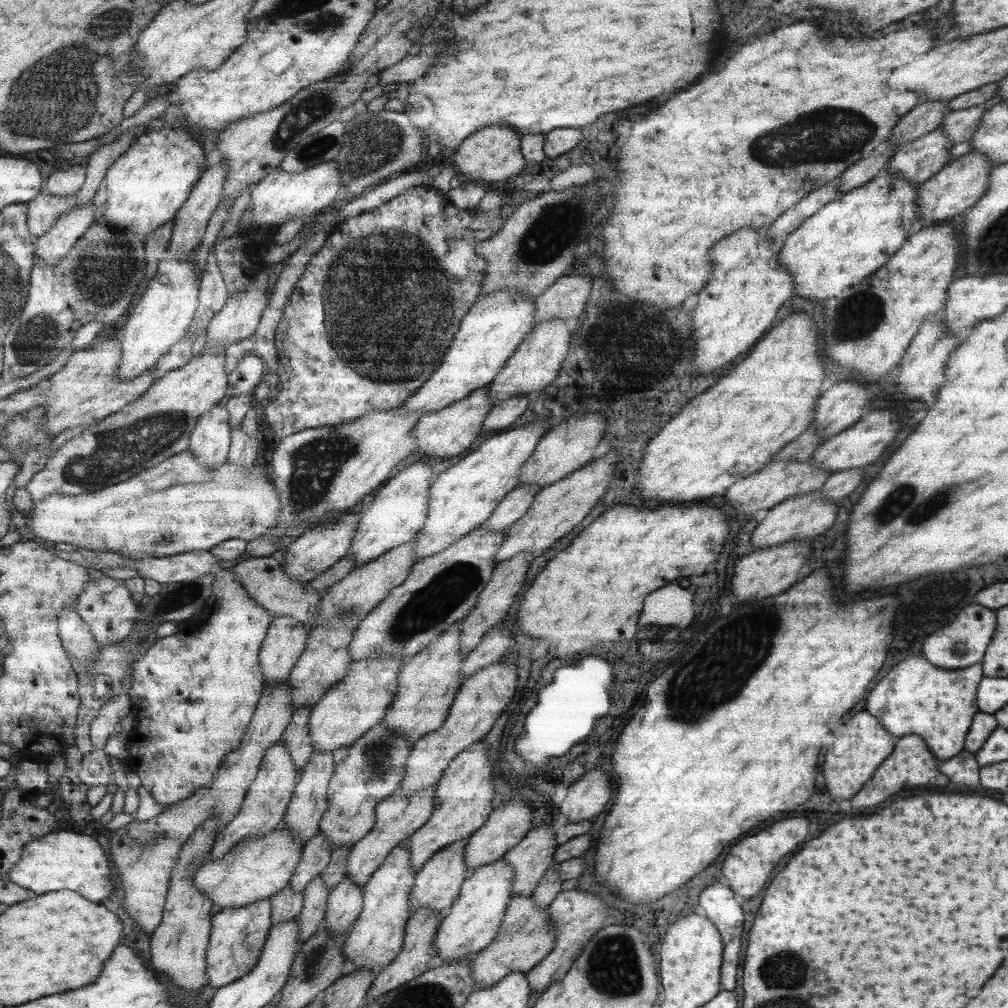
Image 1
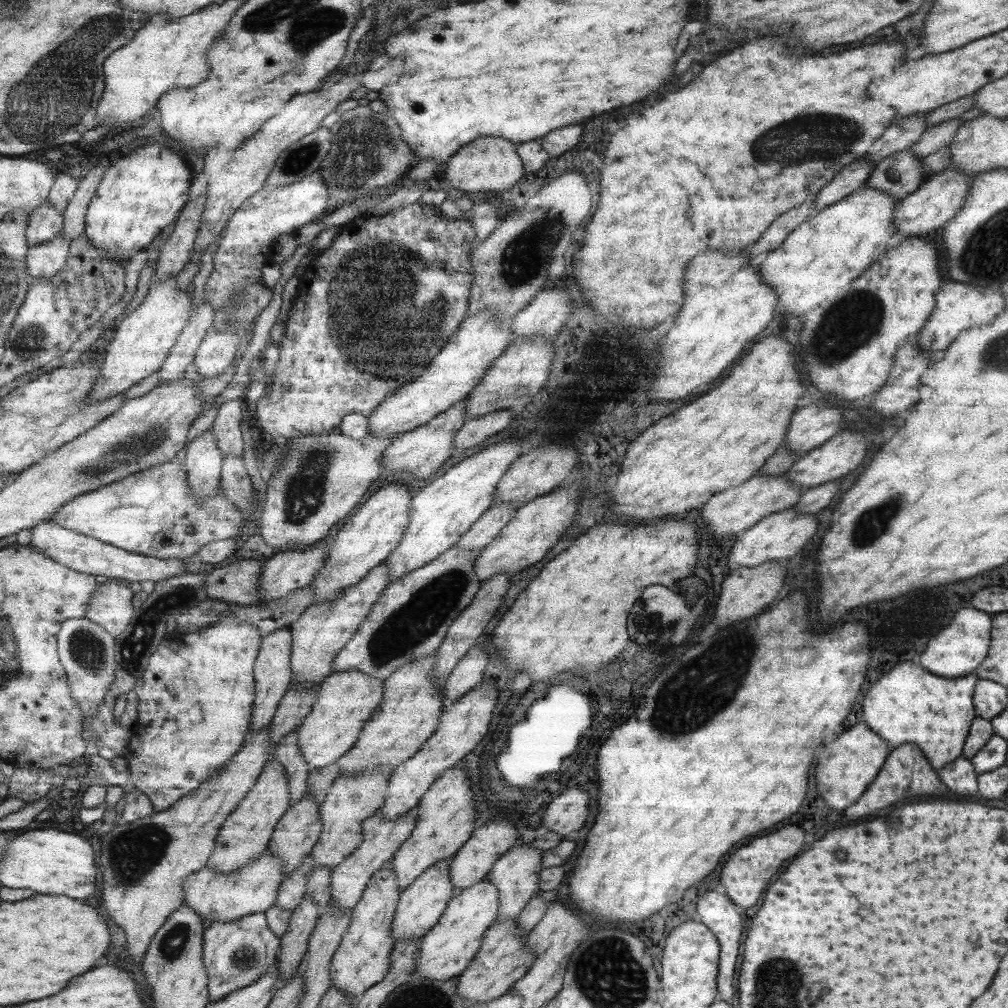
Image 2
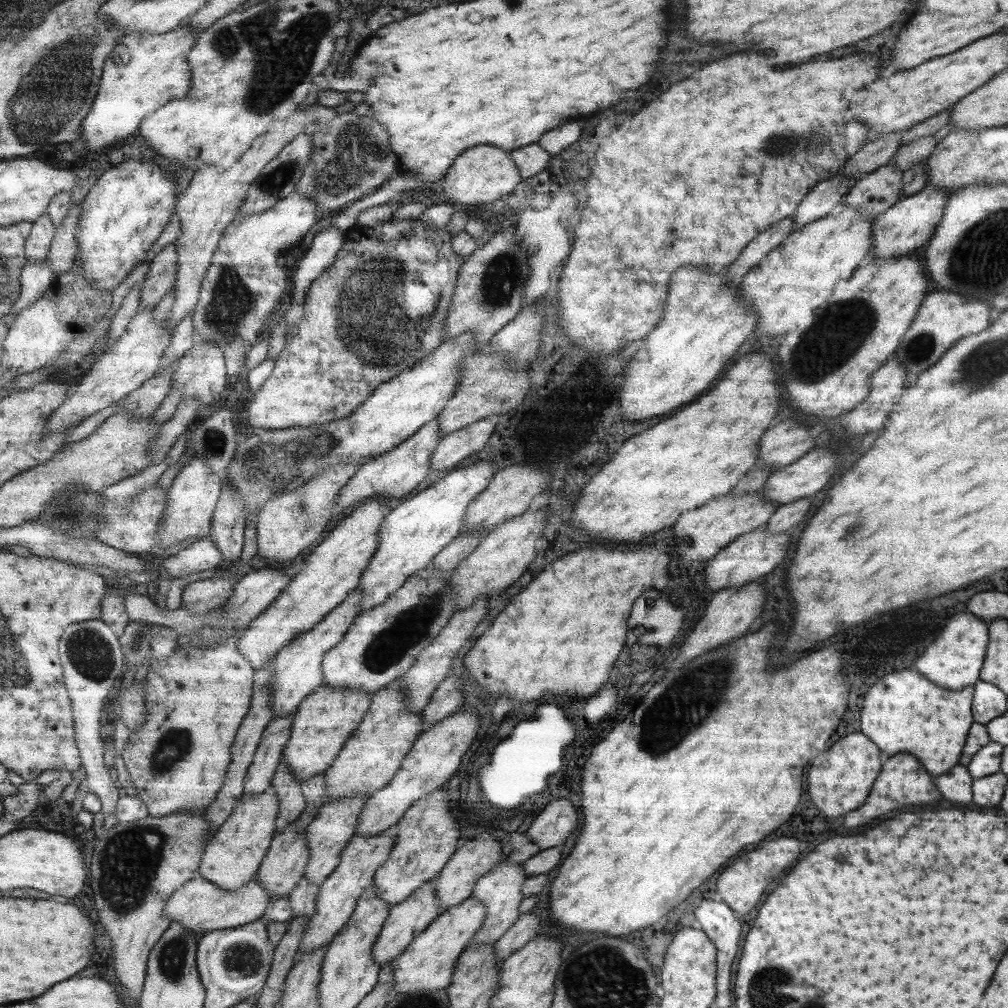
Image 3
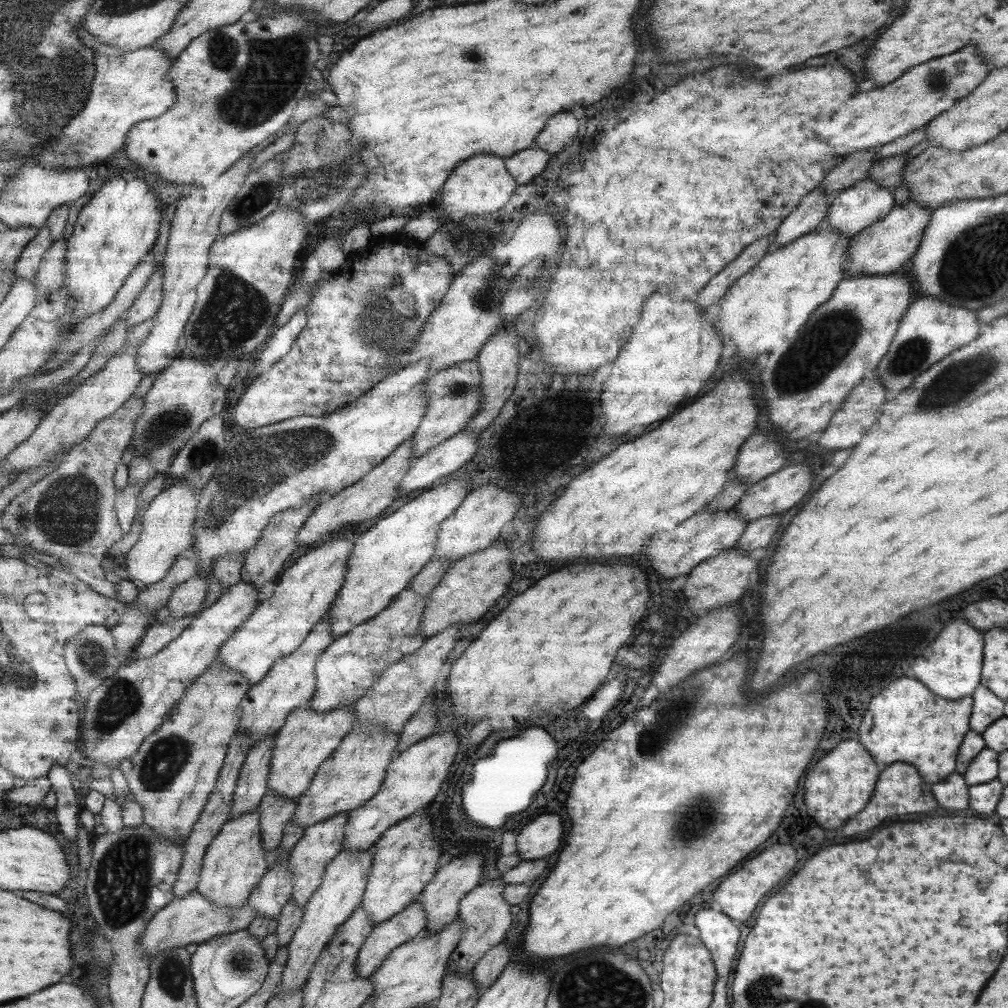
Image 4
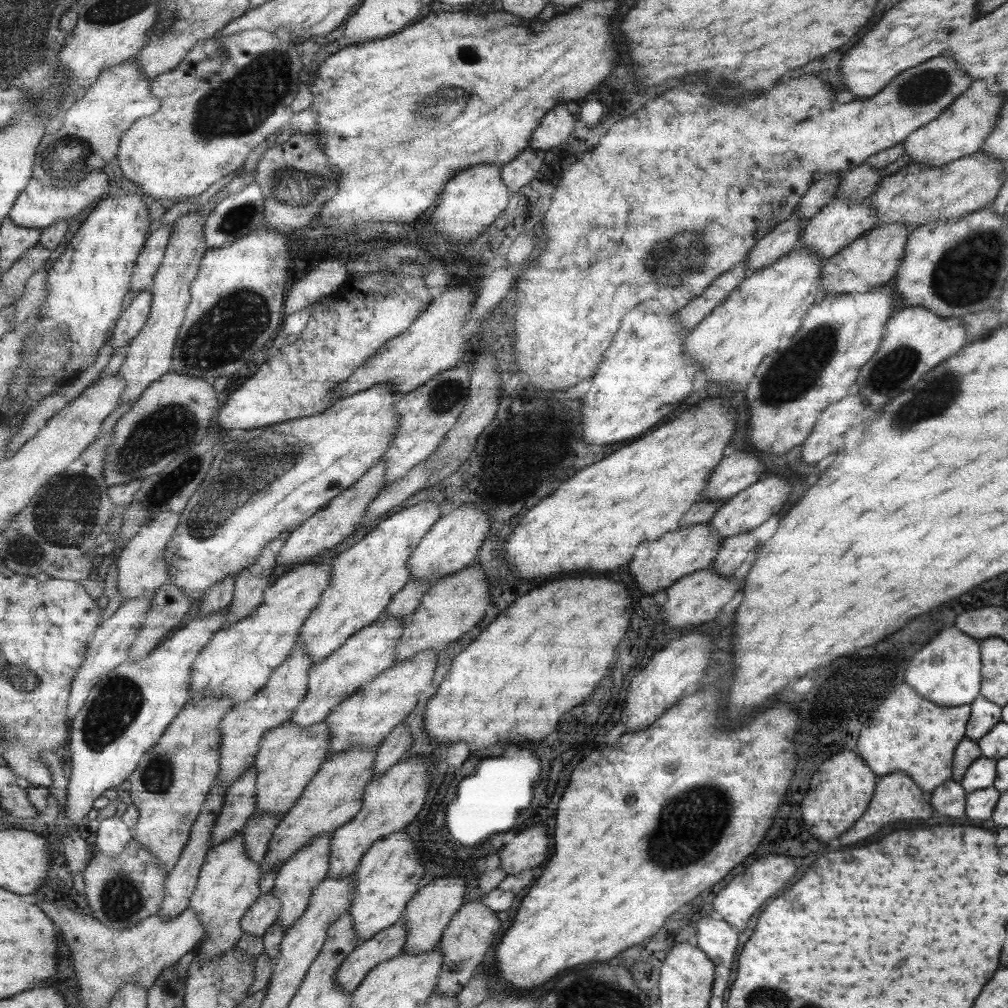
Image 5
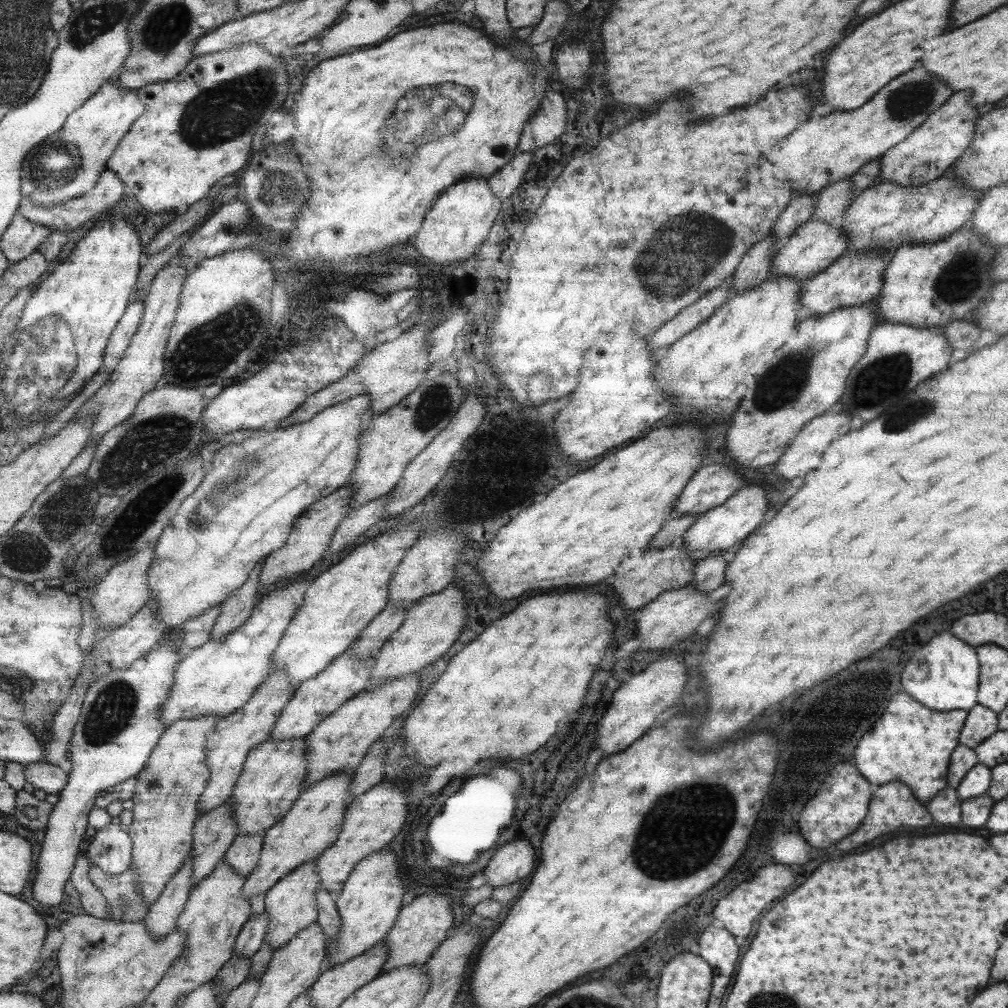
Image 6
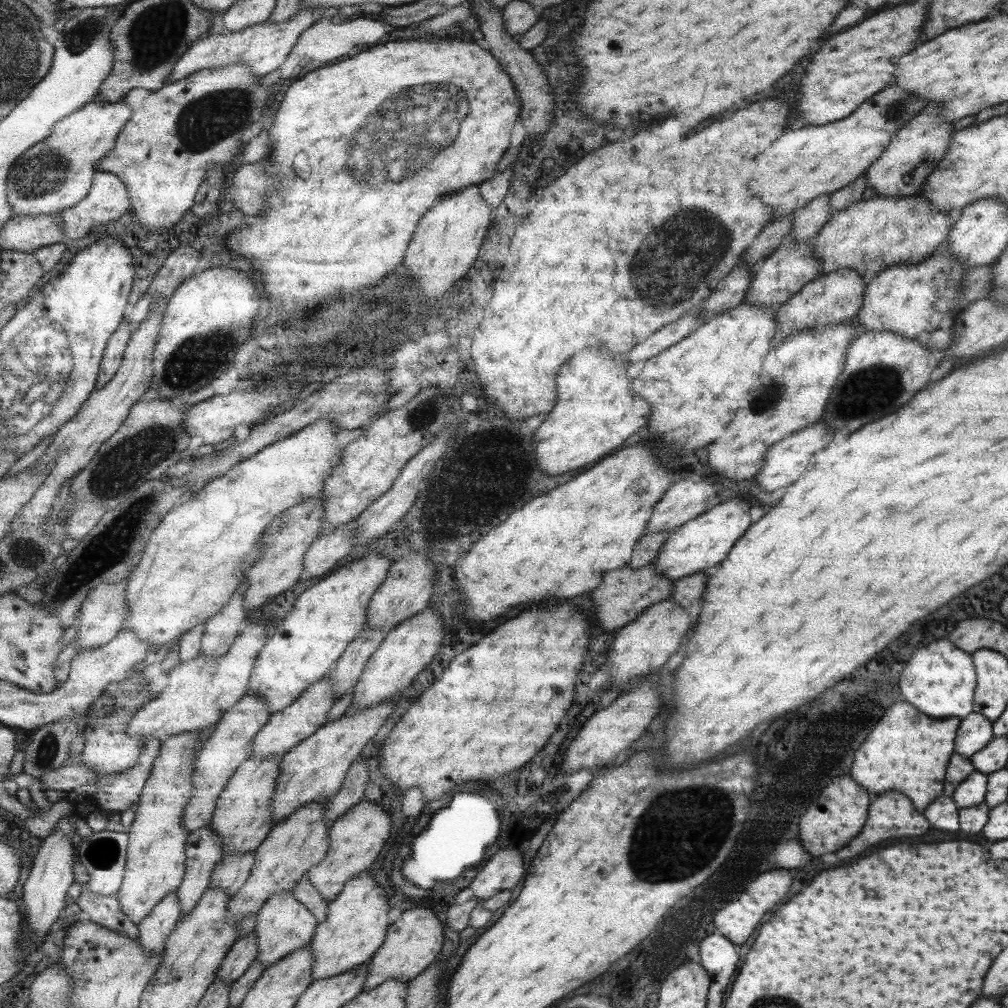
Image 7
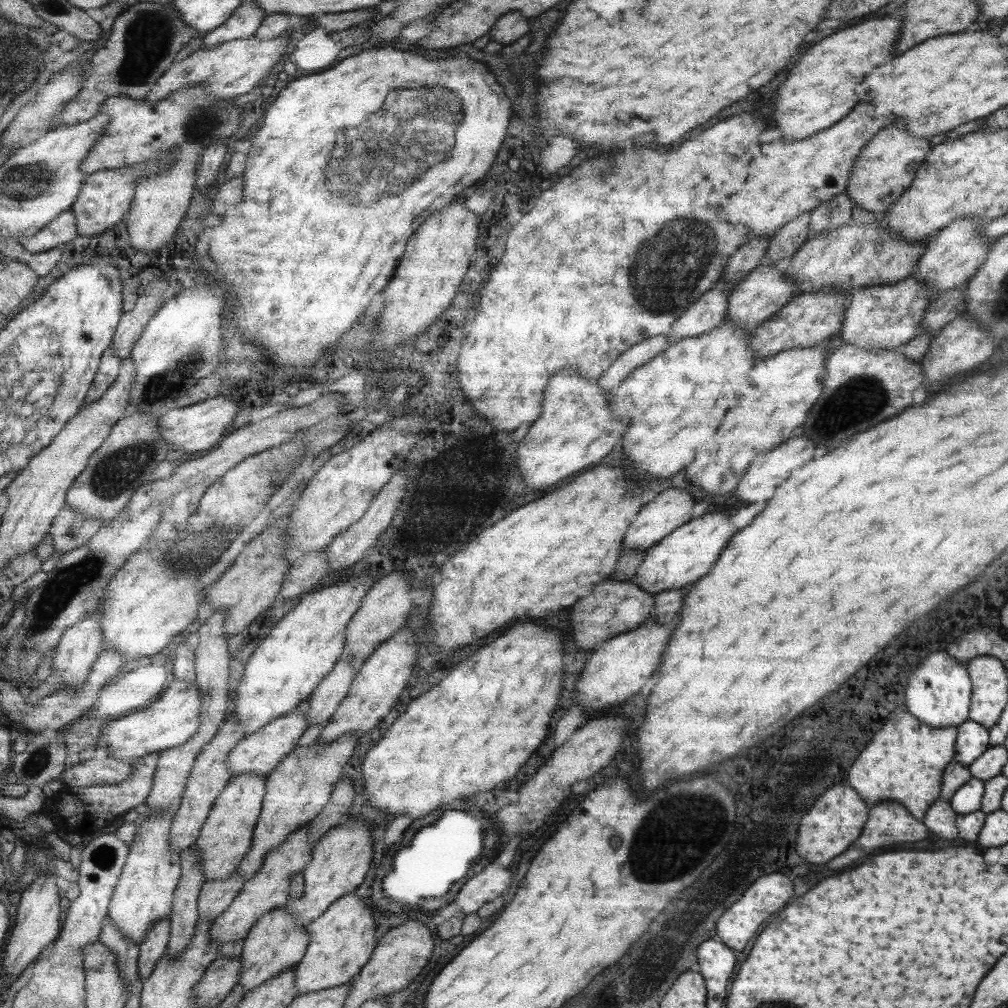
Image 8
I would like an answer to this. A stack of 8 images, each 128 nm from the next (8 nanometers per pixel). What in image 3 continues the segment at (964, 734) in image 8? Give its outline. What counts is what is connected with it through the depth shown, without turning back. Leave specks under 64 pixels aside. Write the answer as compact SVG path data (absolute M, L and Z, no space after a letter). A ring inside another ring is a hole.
M977 680L974 682L974 696L971 701L974 723L986 725L992 718L1006 713L1006 695L992 684Z

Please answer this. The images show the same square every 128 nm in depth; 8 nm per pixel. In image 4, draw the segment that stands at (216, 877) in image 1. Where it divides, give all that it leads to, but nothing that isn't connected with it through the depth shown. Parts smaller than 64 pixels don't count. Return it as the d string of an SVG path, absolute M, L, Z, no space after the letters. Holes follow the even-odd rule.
M193 889L183 896L174 897L169 905L165 905L154 914L140 936L140 945L148 956L149 966L150 960L164 948L184 947L191 943L198 945L211 937L222 938L226 934L247 928L255 917L256 912L247 901L234 909L228 909L208 901L201 893Z

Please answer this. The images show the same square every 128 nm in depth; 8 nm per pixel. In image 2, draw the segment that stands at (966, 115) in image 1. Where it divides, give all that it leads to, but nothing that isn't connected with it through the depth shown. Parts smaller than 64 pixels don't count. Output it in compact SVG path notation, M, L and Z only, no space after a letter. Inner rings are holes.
M951 119L928 126L923 131L923 135L917 139L917 143L909 146L907 149L911 149L914 155L922 158L928 154L933 154L933 152L947 147L953 141L953 137L955 137L955 133L962 123L963 120Z

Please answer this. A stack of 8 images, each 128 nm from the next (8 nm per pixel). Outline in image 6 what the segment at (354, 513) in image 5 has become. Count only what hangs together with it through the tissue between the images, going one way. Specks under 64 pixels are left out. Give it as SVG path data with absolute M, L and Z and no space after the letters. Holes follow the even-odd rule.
M351 485L342 486L329 496L315 501L314 504L304 510L302 516L292 526L286 544L274 550L273 553L267 555L261 561L262 576L258 579L261 586L267 587L270 584L275 584L275 582L283 582L283 580L289 580L289 578L297 576L299 572L311 568L327 552L337 525L351 508L352 490L354 488Z

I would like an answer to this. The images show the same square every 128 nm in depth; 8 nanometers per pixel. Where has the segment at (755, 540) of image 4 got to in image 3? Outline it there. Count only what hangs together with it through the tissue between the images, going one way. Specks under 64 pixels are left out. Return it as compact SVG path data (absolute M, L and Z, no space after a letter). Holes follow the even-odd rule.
M798 498L789 504L778 506L762 528L768 533L783 532L799 524L811 510L812 498Z

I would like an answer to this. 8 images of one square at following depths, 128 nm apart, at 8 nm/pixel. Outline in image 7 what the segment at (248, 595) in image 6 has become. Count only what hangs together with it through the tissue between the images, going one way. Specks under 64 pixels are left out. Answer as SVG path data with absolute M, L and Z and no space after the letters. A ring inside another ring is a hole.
M247 582L238 588L238 592L230 599L219 614L211 615L204 623L200 642L200 654L215 658L226 653L241 628L248 626L245 620L243 593L247 591Z

